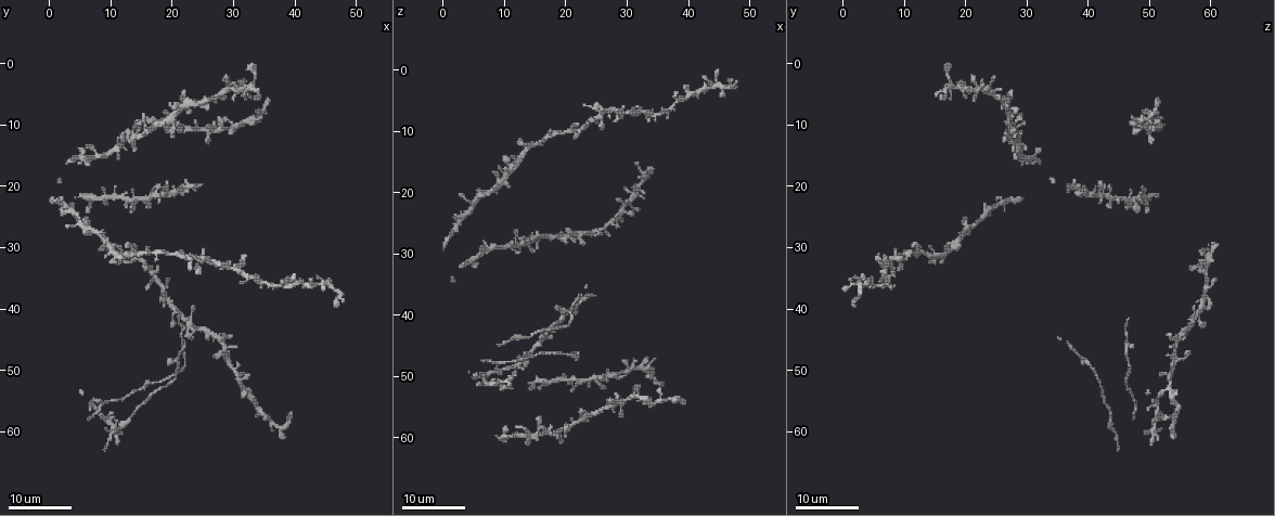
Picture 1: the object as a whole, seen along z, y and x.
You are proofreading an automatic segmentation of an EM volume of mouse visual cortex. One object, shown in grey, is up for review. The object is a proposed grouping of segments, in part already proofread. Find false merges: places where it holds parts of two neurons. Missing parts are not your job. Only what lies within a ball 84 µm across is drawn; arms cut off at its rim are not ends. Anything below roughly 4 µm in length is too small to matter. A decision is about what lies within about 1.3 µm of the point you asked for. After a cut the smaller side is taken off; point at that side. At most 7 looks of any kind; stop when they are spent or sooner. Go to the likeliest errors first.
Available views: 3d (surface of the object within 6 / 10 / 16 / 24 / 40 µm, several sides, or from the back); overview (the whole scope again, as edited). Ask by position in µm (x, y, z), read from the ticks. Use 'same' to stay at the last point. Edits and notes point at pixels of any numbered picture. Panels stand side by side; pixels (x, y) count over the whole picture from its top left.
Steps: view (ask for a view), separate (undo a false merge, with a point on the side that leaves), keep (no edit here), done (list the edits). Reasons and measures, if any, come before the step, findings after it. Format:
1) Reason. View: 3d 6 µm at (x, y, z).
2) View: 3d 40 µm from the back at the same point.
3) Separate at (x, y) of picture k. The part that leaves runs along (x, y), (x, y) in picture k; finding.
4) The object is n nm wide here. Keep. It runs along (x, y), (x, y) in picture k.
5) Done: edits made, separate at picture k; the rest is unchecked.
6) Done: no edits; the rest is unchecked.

Side arm on a straight run. View: 3d 16 µm at (20.5, 48.0, 39.5).

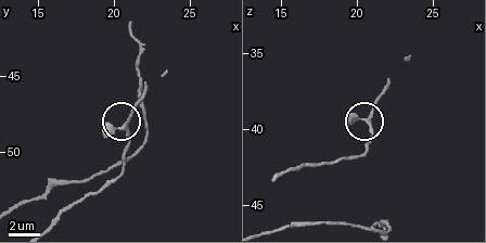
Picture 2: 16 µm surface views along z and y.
View: 3d 6 µm at (20.8, 48.4, 39.6).

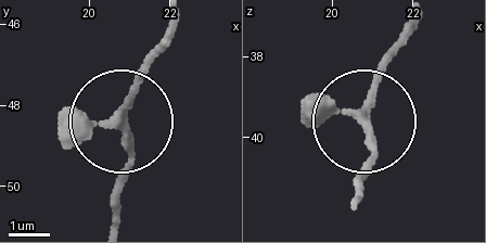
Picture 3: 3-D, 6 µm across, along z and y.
The object is 200 nm wide here. Keep. All the same neuron.

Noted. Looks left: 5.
View: 3d 16 µm at (20.0, 10.0, 27.0).

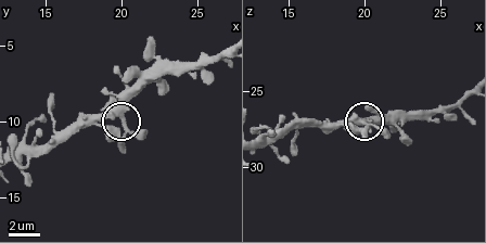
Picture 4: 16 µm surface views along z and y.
Closer look. View: 3d 10 µm at the same point.

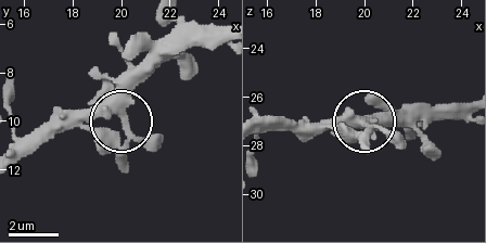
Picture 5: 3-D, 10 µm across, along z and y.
Keep. All the same neuron.

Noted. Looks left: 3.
Sudden change in width. View: 3d 24 µm at (47.0, 37.0, 2.5).

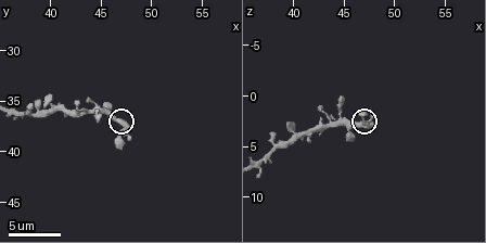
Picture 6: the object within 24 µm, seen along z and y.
Closer look. View: 3d 10 µm at the same point.

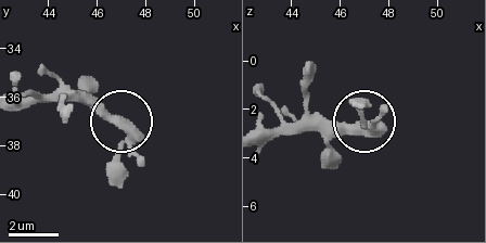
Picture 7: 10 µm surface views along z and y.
From behind. View: 3d 10 µm from the back at (46.8, 36.9, 2.8).

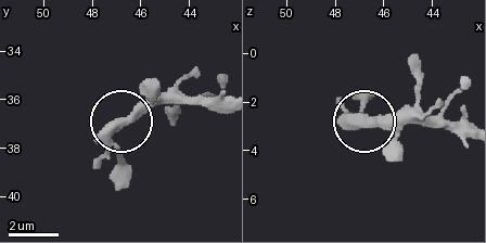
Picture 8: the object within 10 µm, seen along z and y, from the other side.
The object is 440 nm wide here. Keep. It runs along (222, 96), (136, 107), (111, 145), (117, 187) in picture 8; continuous, no second neuron.

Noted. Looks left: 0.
Done: no edits; the rest is unchecked.

